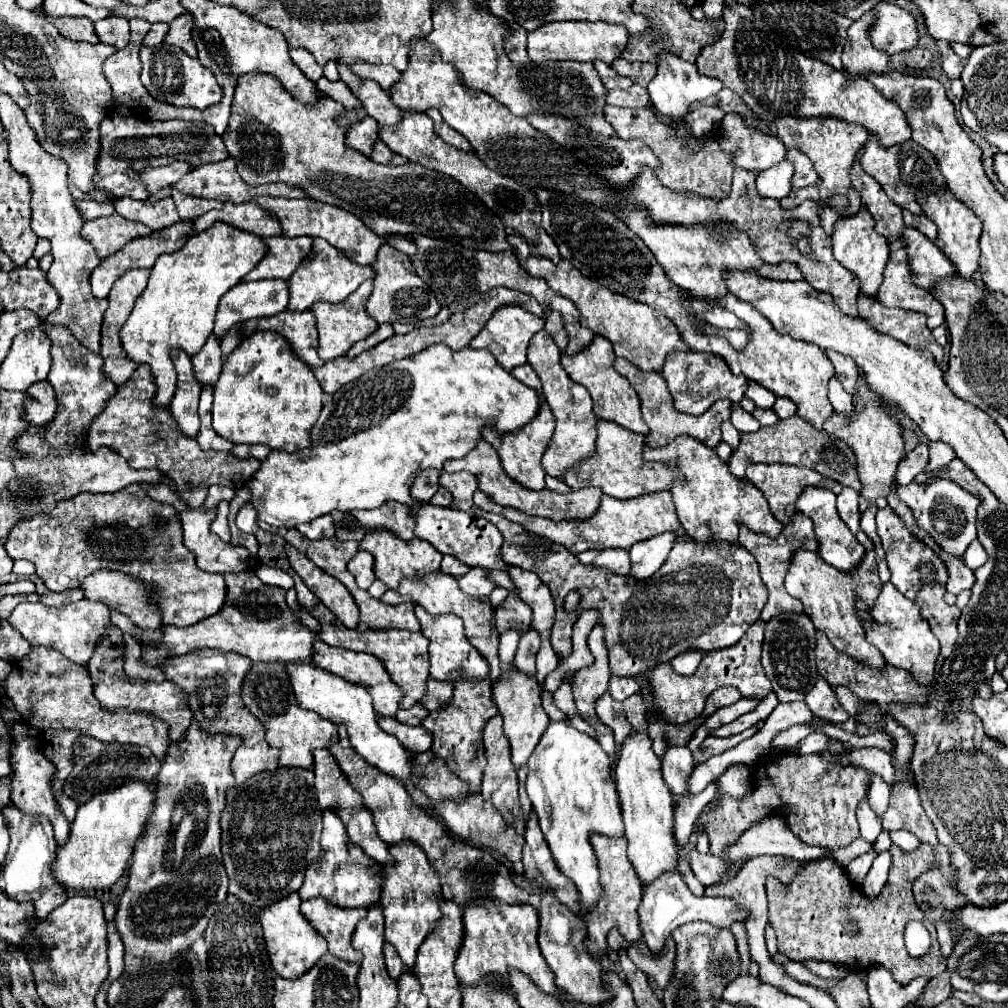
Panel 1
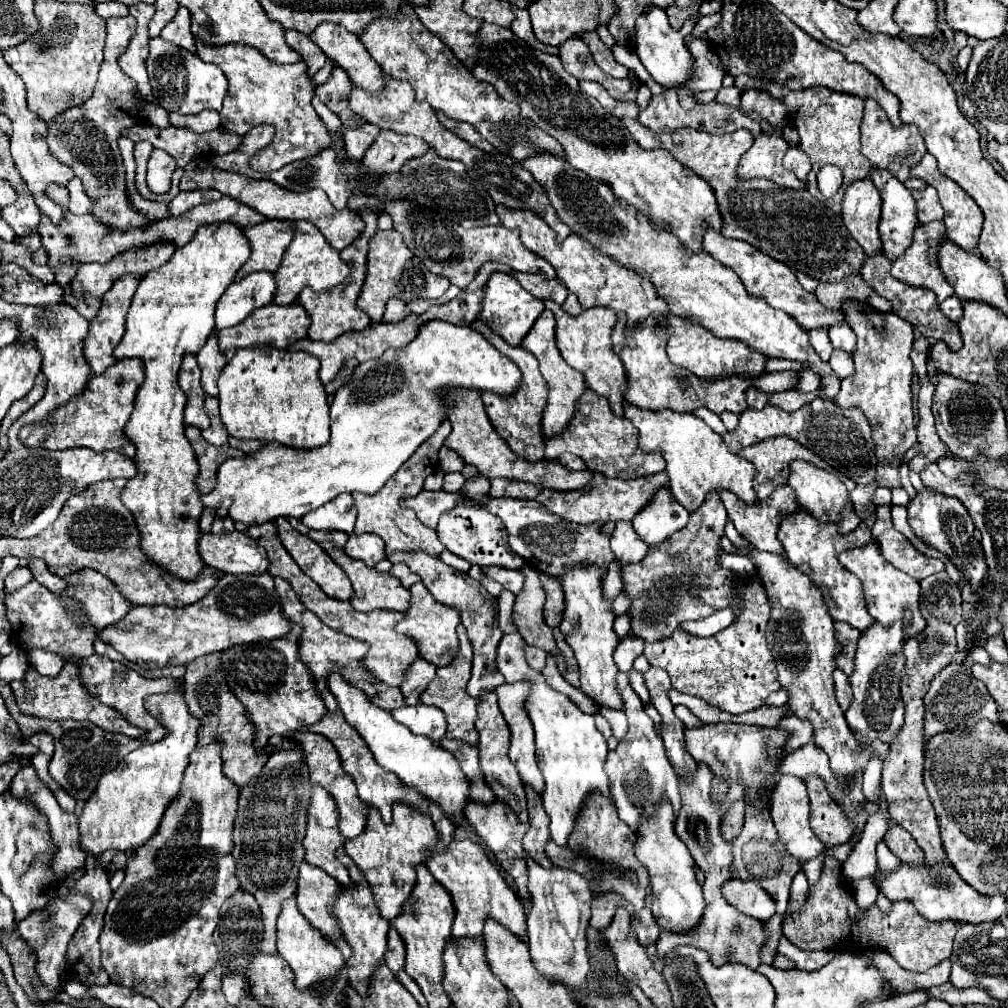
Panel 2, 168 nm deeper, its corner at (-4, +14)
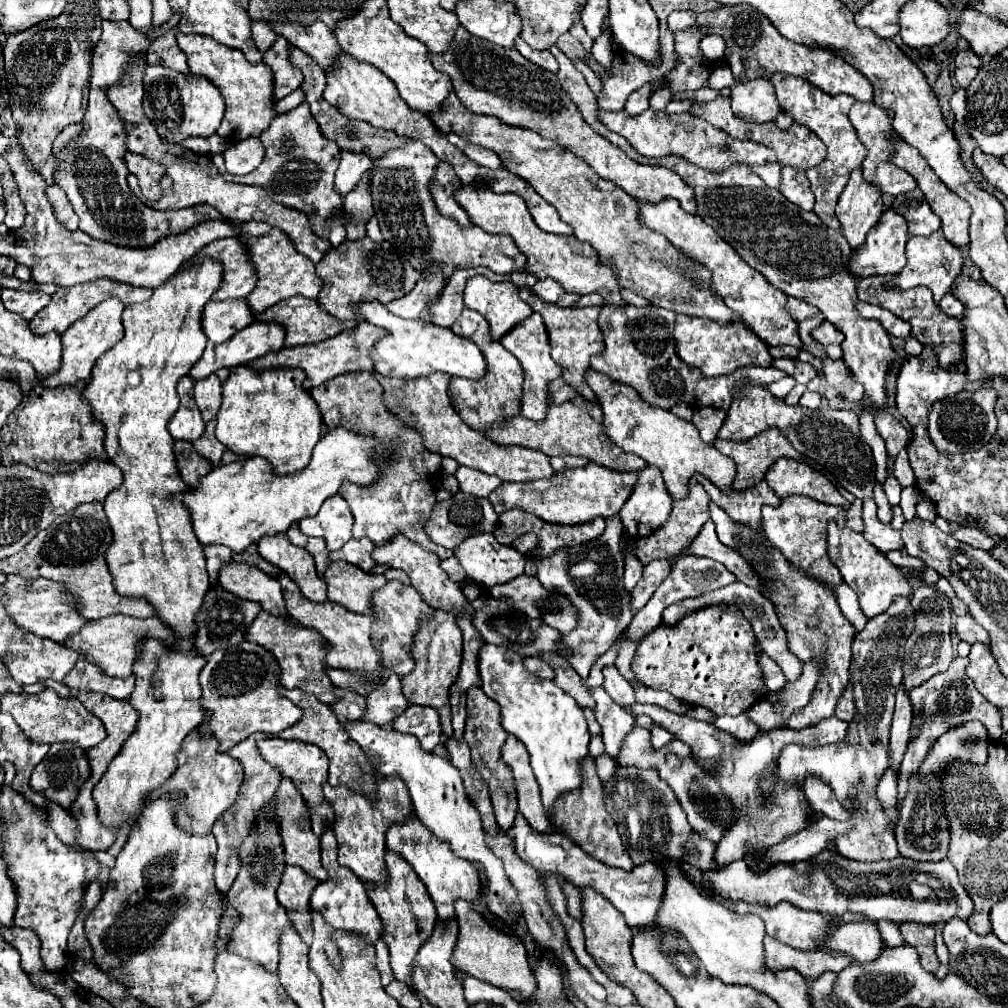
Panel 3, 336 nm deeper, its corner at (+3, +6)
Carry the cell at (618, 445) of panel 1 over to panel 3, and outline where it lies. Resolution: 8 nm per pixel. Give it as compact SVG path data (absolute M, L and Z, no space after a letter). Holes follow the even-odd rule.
M556 378L556 382L552 382L552 392L554 398L550 402L548 418L544 422L532 422L528 418L512 418L508 426L492 430L492 440L504 446L522 446L540 450L546 456L564 456L564 454L584 456L590 462L616 472L640 472L648 466L640 456L626 454L608 438L608 434L604 432L602 408L588 402L580 392L576 392L568 382L564 382L564 378Z

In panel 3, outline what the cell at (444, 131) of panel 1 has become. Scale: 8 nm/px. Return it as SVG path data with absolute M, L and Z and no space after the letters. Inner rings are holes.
M450 132L450 134L446 134L446 140L450 142L450 144L454 144L454 146L458 146L470 160L474 160L476 164L480 164L480 166L488 166L488 168L498 168L502 162L500 162L500 158L492 152L492 150L486 150L486 148L482 148L482 146L476 146L476 144L472 144L472 142L464 142L458 134L454 134L454 132Z

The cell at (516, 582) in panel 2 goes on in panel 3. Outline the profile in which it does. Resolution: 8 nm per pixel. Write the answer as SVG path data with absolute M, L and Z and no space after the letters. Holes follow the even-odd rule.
M522 574L512 582L488 588L488 592L498 600L504 598L504 602L514 606L528 618L548 622L562 634L566 634L576 626L576 610L572 610L570 602L562 594L556 594L540 586L540 582L534 576Z

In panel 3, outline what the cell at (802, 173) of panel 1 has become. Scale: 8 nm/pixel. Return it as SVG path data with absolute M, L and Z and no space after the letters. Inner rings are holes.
M784 166L782 168L780 192L790 202L796 202L804 210L812 210L812 206L814 206L814 194L810 192L810 182L808 182L804 170L800 170L796 166Z

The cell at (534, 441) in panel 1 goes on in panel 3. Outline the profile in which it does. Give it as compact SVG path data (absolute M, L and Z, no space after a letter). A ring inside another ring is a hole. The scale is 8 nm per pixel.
M464 308L460 318L450 328L456 330L458 336L470 338L482 350L482 354L486 354L486 362L488 362L486 378L482 378L480 382L468 382L468 380L462 380L462 378L452 378L452 382L450 382L450 394L454 398L456 410L462 414L462 420L470 428L486 434L486 430L492 424L506 422L508 418L520 414L524 370L522 370L520 362L516 360L516 356L512 356L500 342L494 342L490 338L490 334L484 332L484 328L488 328L488 322L476 310Z

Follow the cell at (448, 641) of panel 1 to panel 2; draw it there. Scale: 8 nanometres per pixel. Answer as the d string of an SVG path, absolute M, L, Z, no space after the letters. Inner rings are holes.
M421 582L413 584L409 588L411 592L411 606L403 612L403 620L397 622L395 630L401 634L407 634L411 640L415 640L415 644L419 646L419 656L425 658L427 662L435 664L435 666L447 666L457 650L459 650L459 642L457 642L457 624L461 622L461 616L457 614L455 608L447 608L443 604L439 604Z

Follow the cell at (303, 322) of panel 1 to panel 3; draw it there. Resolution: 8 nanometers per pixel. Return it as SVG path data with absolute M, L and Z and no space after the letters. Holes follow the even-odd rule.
M252 322L252 326L246 326L244 330L240 330L232 338L228 338L228 342L222 342L218 346L208 342L202 358L192 366L190 376L194 380L200 380L200 378L206 378L208 374L216 372L218 368L234 368L234 366L248 364L248 362L252 362L256 358L262 358L268 352L276 352L276 350L284 348L284 336L286 336L286 332L284 332L282 324L276 324L276 322Z

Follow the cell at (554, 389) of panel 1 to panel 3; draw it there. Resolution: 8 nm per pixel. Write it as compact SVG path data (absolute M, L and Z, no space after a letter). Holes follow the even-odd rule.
M532 314L528 316L524 322L520 322L520 326L516 326L516 330L510 330L508 336L504 336L502 346L512 352L522 368L524 368L524 402L522 402L522 416L530 418L530 420L544 420L548 414L548 406L550 406L550 382L562 376L562 368L552 360L550 356L550 344L548 344L548 334L546 334L546 326L540 318L540 314Z

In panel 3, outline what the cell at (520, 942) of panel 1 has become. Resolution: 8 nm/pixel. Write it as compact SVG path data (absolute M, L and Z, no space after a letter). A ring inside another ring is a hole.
M412 818L412 822L406 822L404 826L394 826L388 830L388 850L400 854L418 874L418 878L424 882L440 922L450 922L456 918L454 912L454 902L456 900L466 900L466 902L476 902L482 894L478 870L464 858L458 858L452 854L446 842L440 842L418 818Z

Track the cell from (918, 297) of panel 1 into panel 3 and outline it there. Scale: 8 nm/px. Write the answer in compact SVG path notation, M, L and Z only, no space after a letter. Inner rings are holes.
M936 230L930 236L910 236L906 244L906 258L908 258L908 264L904 266L904 270L894 280L890 280L886 286L902 288L902 290L908 290L914 286L926 286L932 290L936 302L940 302L942 296L952 288L954 278L962 270L962 252L944 238L942 230Z

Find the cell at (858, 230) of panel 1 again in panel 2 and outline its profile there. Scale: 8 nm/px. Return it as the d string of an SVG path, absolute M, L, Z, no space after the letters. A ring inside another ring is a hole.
M869 178L853 182L845 190L843 198L845 218L843 224L851 236L859 242L867 256L873 256L881 250L879 238L879 216L881 216L881 194Z

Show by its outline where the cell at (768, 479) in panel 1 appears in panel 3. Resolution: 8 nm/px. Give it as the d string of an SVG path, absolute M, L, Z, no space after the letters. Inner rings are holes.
M766 430L764 434L760 434L760 438L752 438L752 442L714 440L714 446L722 454L730 456L738 466L738 474L732 486L734 490L746 490L762 482L772 462L782 456L798 460L798 452L778 430Z

